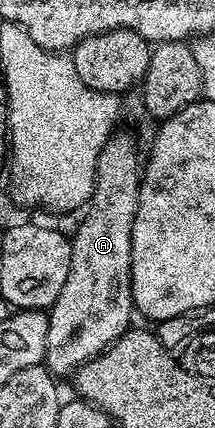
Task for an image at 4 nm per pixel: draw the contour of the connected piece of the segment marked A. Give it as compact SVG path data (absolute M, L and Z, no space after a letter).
M115 133L98 158L96 187L84 219L71 235L70 272L58 300L47 311L46 365L53 375L75 371L104 353L129 329L132 304L132 225L140 203L142 158L128 134Z

